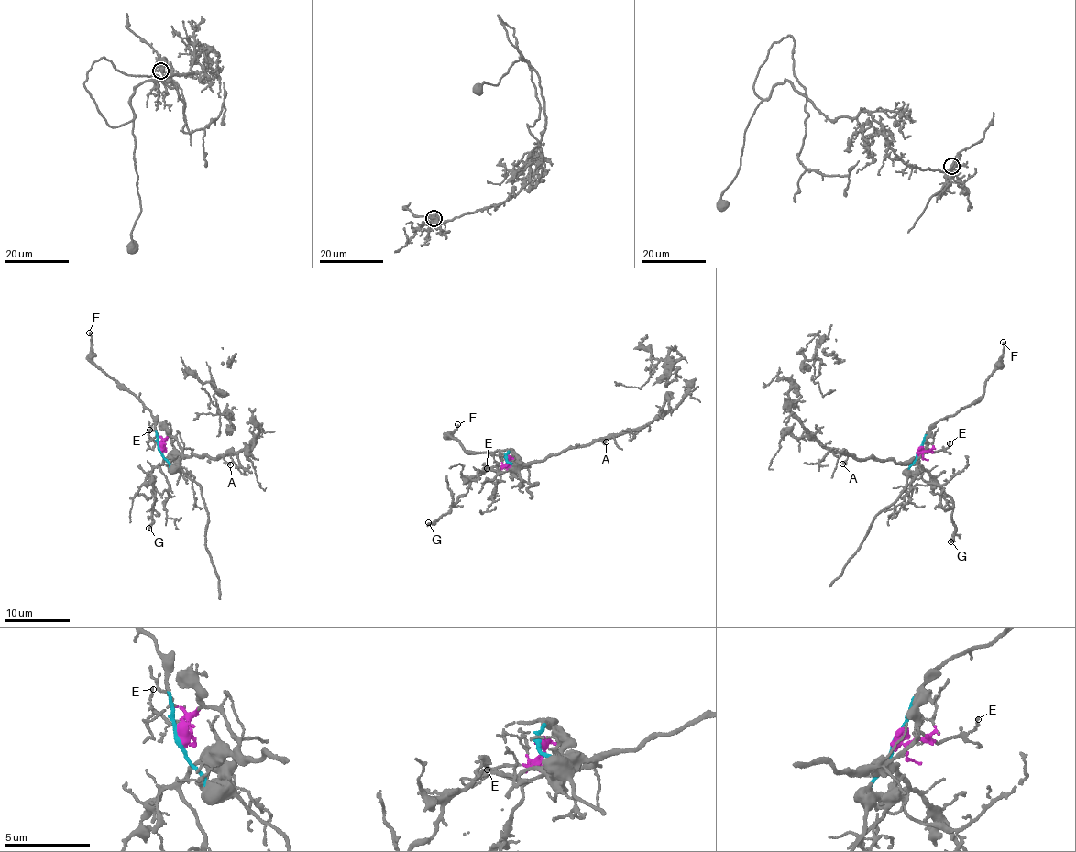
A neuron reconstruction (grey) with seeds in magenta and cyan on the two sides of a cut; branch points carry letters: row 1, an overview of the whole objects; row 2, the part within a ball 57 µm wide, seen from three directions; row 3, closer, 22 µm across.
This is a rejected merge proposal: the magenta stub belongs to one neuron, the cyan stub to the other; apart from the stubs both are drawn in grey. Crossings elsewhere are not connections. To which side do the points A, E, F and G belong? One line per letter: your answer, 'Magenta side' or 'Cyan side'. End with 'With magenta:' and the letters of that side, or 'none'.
A: Magenta side
E: Magenta side
F: Cyan side
G: Magenta side
With magenta: A, E, G

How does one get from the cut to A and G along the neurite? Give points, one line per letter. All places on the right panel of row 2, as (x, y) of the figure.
A: (917, 451), (930, 451), (927, 449), (903, 464), (872, 457), (860, 461), (850, 455), (841, 464)
G: (917, 451), (930, 450), (927, 449), (914, 458), (951, 500), (955, 536), (951, 541)

